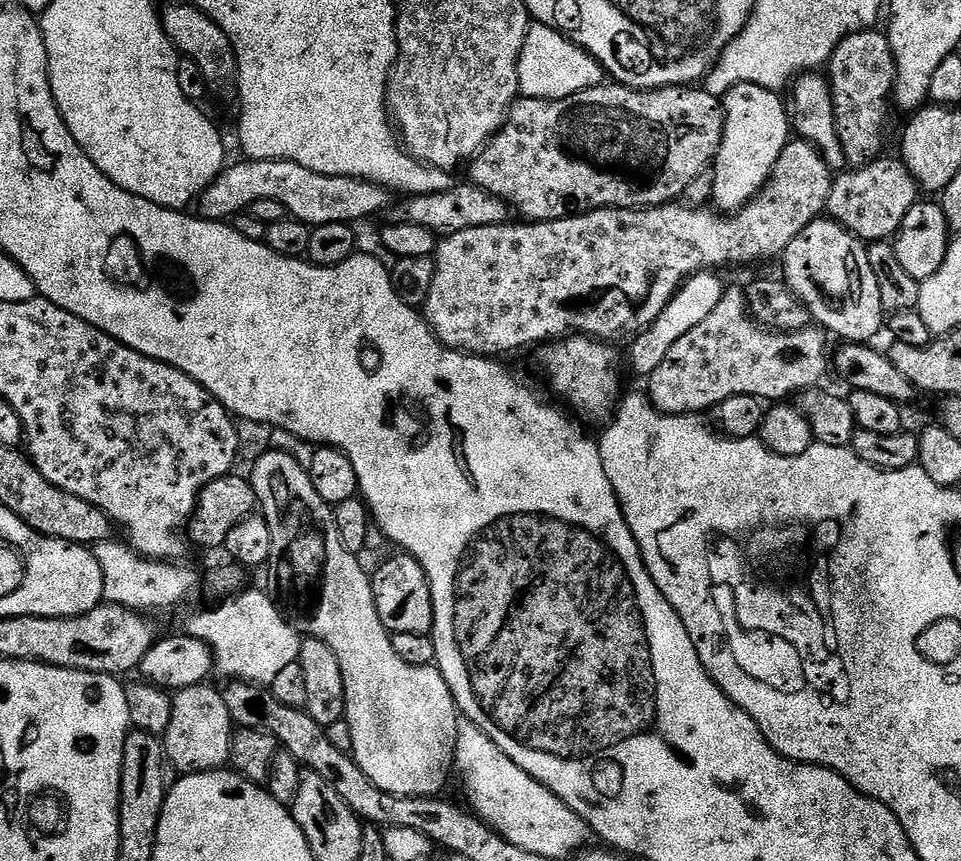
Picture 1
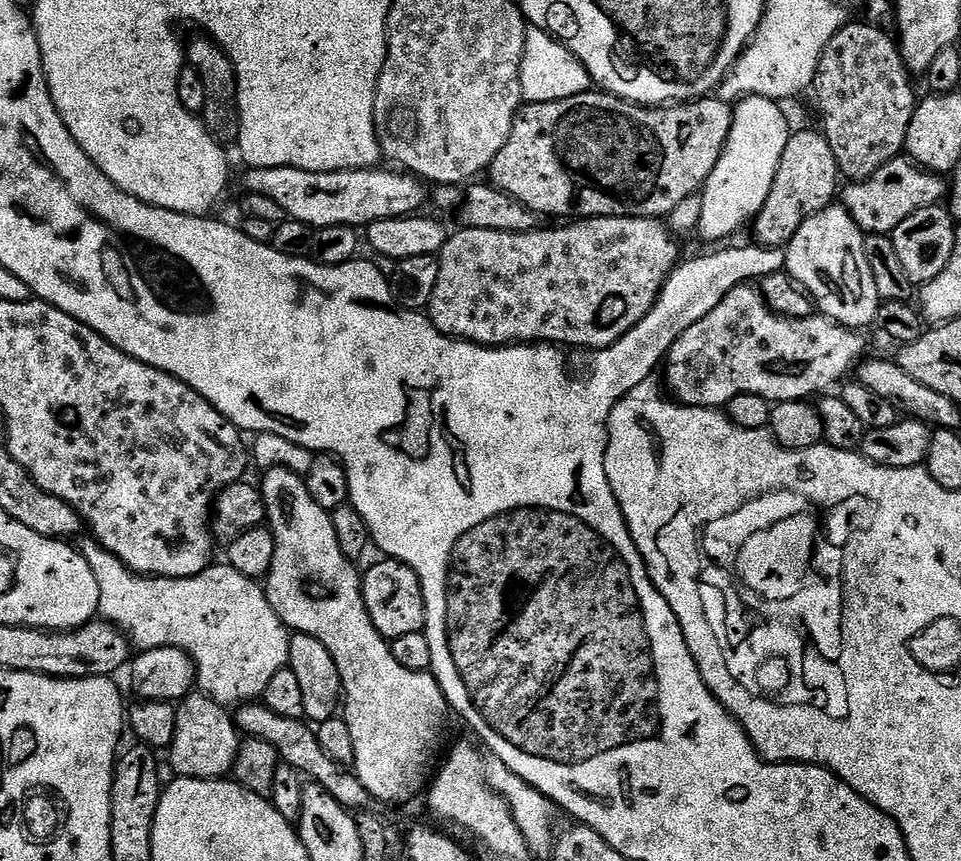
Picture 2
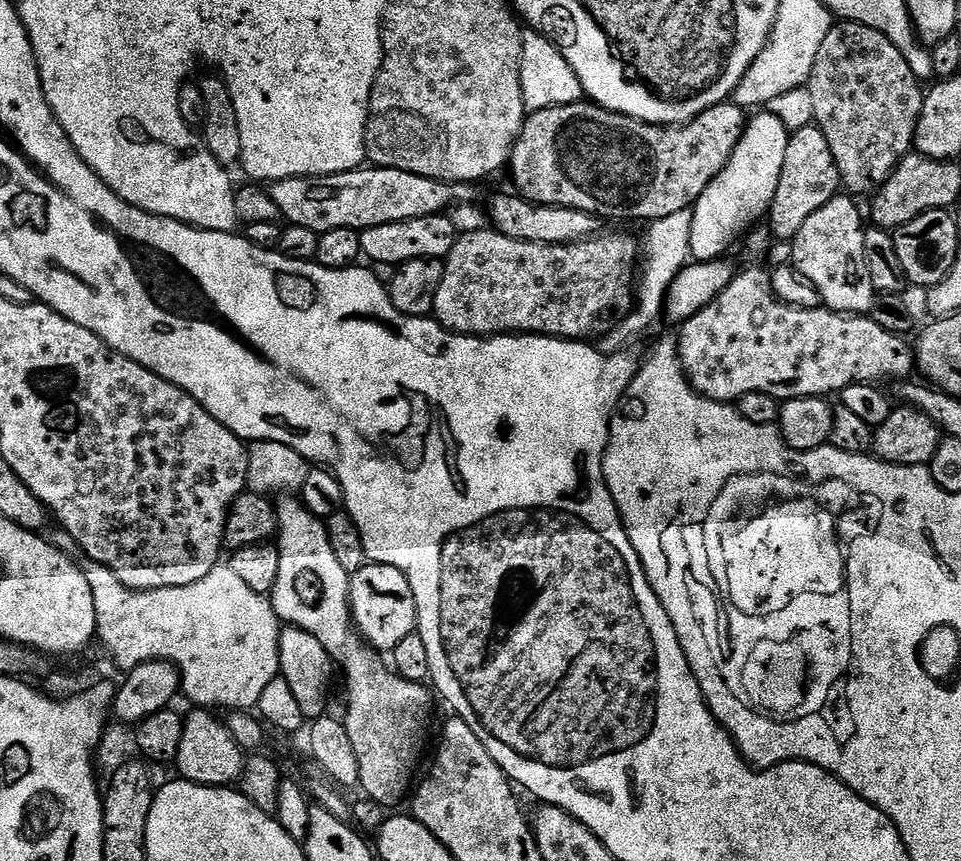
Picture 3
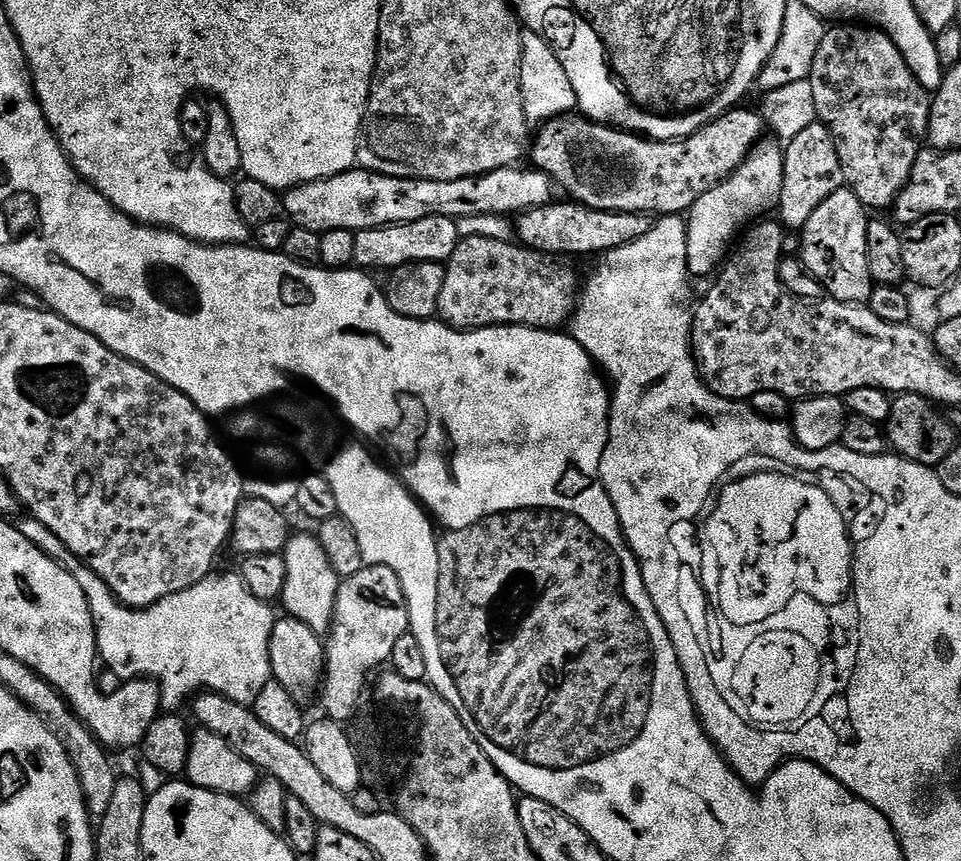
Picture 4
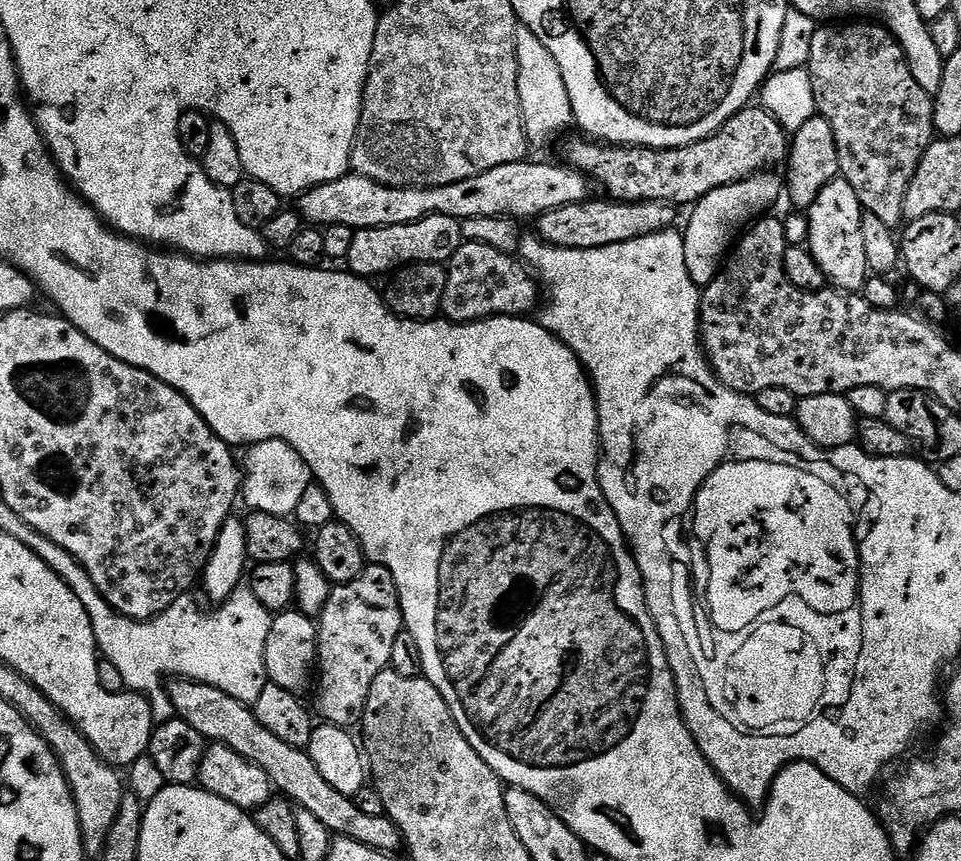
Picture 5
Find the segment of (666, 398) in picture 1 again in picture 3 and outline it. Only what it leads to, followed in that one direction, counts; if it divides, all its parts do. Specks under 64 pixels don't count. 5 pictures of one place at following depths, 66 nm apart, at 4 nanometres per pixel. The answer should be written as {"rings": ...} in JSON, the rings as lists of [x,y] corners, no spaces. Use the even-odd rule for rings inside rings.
{"rings":[[[756,264],[742,269],[741,272],[739,269],[733,275],[730,286],[726,286],[726,290],[722,290],[722,294],[718,294],[718,298],[714,298],[714,302],[710,302],[710,306],[698,310],[698,314],[694,314],[688,320],[683,321],[681,328],[684,329],[681,330],[680,336],[678,335],[678,347],[682,370],[686,374],[686,378],[691,382],[692,389],[711,400],[736,402],[739,401],[740,397],[746,394],[754,394],[755,392],[770,394],[774,399],[781,402],[802,398],[803,396],[828,398],[831,397],[831,392],[832,395],[839,394],[843,388],[851,384],[876,384],[877,382],[884,382],[880,380],[903,381],[905,378],[911,377],[916,368],[916,354],[913,345],[911,343],[907,344],[909,341],[905,337],[898,334],[890,334],[890,330],[882,330],[882,326],[878,326],[878,322],[874,322],[871,315],[868,314],[833,312],[832,309],[823,306],[818,308],[798,308],[784,304],[772,293],[771,271],[767,267],[765,269],[759,268]]]}

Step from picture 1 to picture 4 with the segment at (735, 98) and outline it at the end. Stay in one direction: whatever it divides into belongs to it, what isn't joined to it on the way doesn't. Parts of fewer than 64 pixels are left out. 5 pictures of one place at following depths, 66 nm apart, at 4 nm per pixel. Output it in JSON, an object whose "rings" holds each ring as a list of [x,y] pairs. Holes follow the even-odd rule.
{"rings":[[[764,138],[752,149],[733,176],[714,186],[714,190],[702,194],[702,198],[698,198],[698,202],[686,216],[686,258],[688,271],[693,277],[711,277],[725,263],[734,241],[745,231],[746,226],[767,217],[771,213],[768,211],[771,208],[773,211],[779,205],[783,177],[784,148],[775,139]]]}

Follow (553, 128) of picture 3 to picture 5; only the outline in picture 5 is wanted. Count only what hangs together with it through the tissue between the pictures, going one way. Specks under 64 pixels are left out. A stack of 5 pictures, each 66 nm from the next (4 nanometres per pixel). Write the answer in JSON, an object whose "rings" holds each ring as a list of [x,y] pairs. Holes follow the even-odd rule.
{"rings":[[[759,106],[743,108],[712,136],[681,148],[613,146],[575,135],[569,135],[563,141],[563,159],[567,167],[587,176],[593,185],[601,184],[608,191],[605,192],[607,199],[666,202],[673,206],[694,206],[714,190],[742,182],[763,173],[765,169],[776,170],[779,164],[781,167],[787,161],[790,147],[789,133],[766,109]]]}

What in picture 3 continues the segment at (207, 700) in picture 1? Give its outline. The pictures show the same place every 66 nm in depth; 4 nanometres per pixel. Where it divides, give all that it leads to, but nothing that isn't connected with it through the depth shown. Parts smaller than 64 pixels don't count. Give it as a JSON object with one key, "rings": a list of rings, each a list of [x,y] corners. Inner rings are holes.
{"rings":[[[192,710],[184,716],[184,729],[182,730],[182,746],[178,746],[178,754],[174,761],[183,779],[195,784],[209,784],[211,788],[232,786],[239,781],[244,772],[246,753],[240,748],[230,734],[227,723],[220,720],[215,711]]]}

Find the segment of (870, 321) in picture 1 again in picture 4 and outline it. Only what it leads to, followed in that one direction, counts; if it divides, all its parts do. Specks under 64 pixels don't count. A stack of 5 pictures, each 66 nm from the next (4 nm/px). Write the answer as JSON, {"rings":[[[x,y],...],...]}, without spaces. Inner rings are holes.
{"rings":[[[848,187],[838,189],[814,214],[802,230],[798,255],[806,270],[822,282],[825,293],[833,300],[847,304],[864,304],[874,287],[870,266],[866,266],[866,230],[869,213]]]}

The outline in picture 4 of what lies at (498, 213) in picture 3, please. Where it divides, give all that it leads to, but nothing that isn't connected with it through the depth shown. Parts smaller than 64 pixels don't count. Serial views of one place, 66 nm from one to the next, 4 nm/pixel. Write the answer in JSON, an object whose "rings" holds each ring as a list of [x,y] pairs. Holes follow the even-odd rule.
{"rings":[[[571,198],[561,199],[546,206],[531,208],[519,213],[516,220],[515,239],[526,248],[532,248],[535,252],[543,252],[546,256],[557,258],[572,258],[568,256],[596,256],[613,252],[616,248],[626,246],[630,242],[638,242],[638,238],[646,238],[650,234],[654,220],[646,212],[607,212],[606,210],[594,210],[585,204],[577,204]]]}

